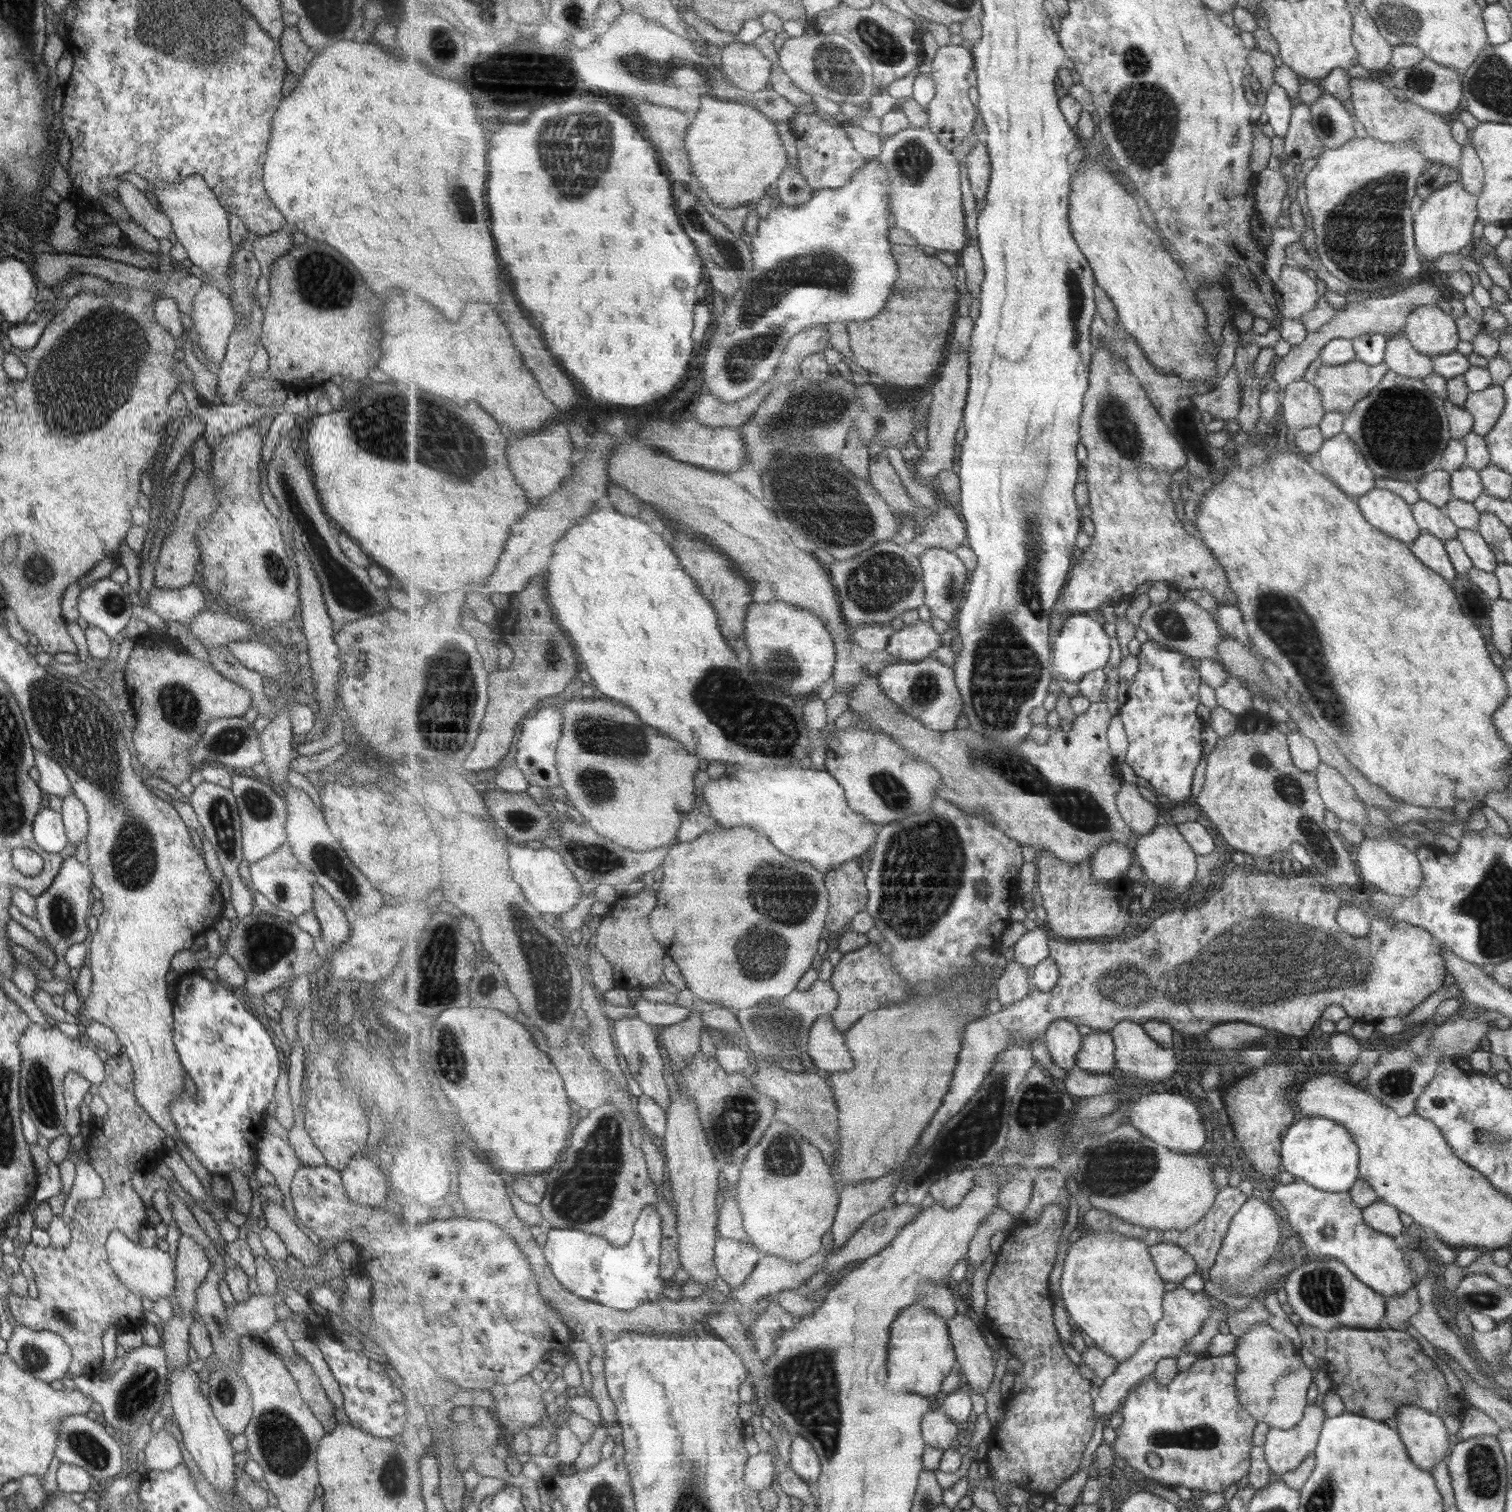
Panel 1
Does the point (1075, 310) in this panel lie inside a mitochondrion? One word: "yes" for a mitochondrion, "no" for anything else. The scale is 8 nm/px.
yes

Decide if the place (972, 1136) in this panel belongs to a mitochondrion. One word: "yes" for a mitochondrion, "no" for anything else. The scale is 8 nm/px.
yes

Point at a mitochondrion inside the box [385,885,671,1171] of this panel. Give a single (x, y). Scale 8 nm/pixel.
(438, 987)

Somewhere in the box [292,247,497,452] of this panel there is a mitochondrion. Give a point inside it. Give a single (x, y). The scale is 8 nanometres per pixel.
(325, 272)

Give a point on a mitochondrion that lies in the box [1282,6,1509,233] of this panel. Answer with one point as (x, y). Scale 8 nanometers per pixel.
(1420, 81)

